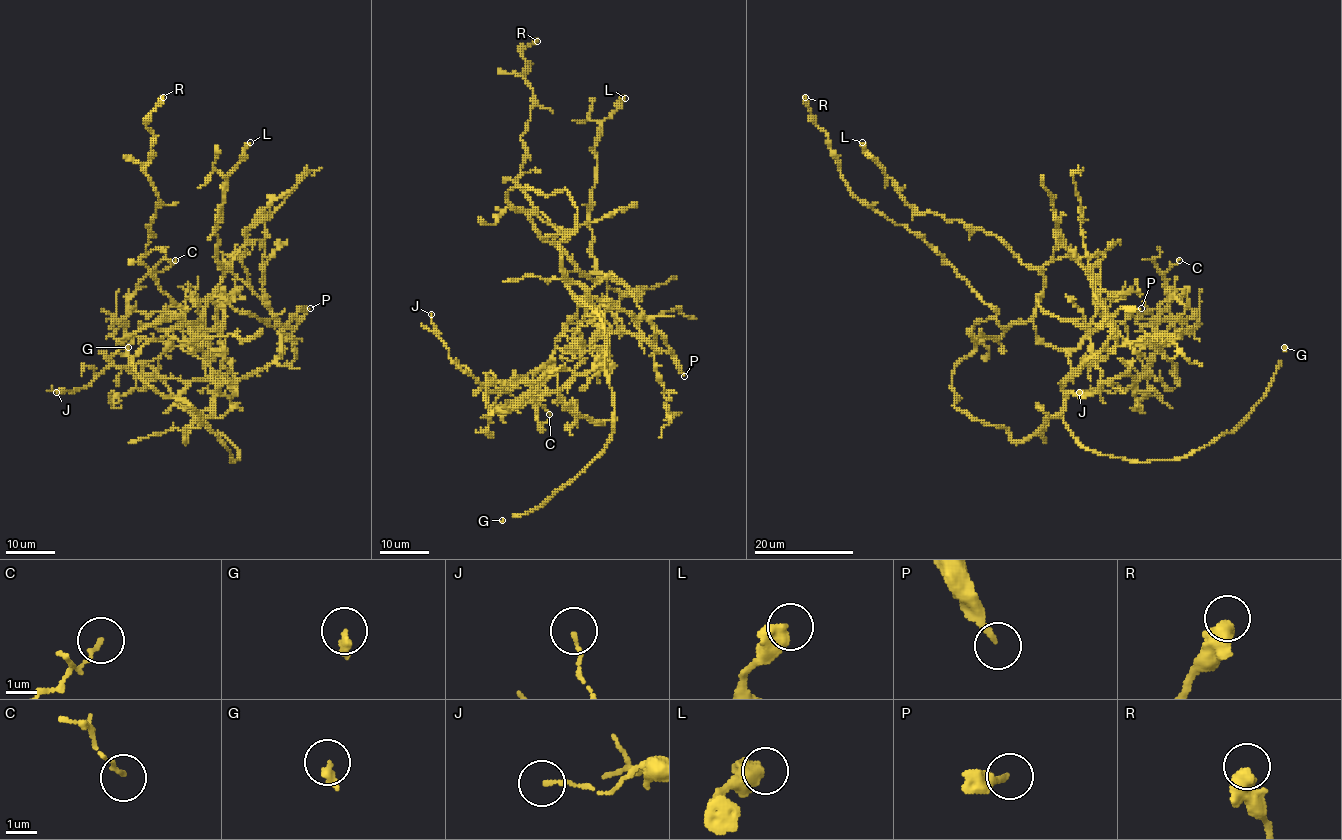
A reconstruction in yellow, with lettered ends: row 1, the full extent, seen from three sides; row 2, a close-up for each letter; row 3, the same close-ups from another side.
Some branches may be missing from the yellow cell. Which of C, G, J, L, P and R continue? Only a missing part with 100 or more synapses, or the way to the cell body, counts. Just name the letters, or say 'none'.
G

